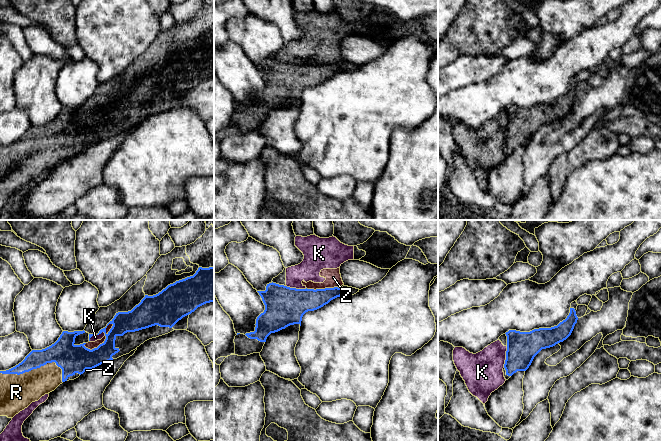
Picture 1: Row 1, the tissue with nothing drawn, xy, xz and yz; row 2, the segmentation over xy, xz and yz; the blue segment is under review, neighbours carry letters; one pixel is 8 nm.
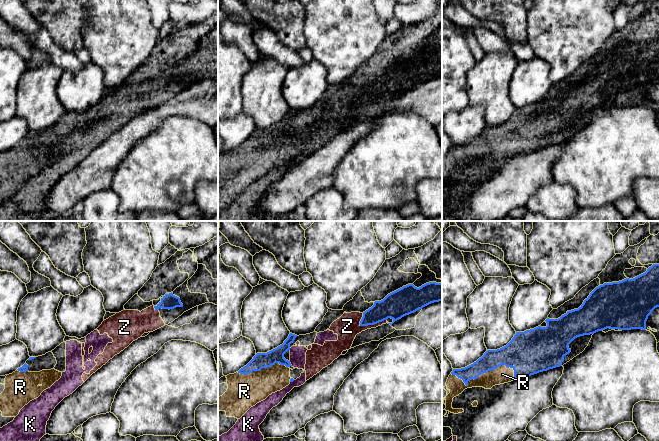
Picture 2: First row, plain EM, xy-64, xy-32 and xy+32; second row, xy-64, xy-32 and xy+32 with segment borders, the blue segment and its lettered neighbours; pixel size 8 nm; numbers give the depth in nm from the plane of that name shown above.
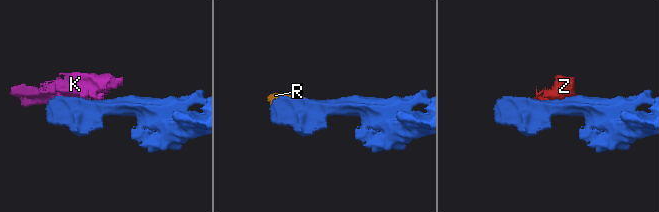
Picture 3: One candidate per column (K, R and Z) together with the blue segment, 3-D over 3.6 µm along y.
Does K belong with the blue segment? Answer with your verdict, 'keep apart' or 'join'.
keep apart

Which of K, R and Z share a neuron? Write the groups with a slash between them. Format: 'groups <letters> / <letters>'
groups K Z / R

